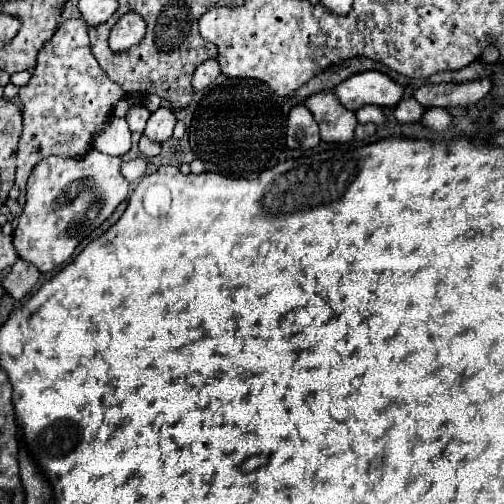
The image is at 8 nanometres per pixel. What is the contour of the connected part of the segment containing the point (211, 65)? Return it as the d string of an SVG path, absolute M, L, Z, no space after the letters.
M208 59L208 61L204 61L204 63L198 65L196 71L194 71L194 77L192 77L192 89L194 89L194 91L202 91L202 89L206 89L218 75L220 75L218 61L216 61L216 59Z

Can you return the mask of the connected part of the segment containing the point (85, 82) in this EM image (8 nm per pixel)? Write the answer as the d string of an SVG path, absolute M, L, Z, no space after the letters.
M80 19L64 21L52 41L38 53L38 63L28 85L20 87L20 103L24 115L24 131L18 145L18 169L16 187L20 189L18 205L26 205L26 181L32 167L50 155L60 157L84 157L92 149L94 135L104 129L112 117L112 109L118 101L126 99L124 89L110 81L92 55L88 41L88 25Z

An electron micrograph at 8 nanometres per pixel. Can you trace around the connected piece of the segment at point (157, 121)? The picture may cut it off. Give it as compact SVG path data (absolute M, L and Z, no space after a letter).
M160 107L158 111L154 111L148 119L148 125L144 129L144 135L158 141L158 143L164 143L166 139L172 137L172 131L174 131L174 125L176 125L176 115L170 107Z

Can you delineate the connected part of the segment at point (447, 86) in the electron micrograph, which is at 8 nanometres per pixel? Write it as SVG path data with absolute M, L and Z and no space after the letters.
M480 77L466 83L440 83L422 85L412 97L424 107L450 107L450 105L474 105L492 91L492 77Z

